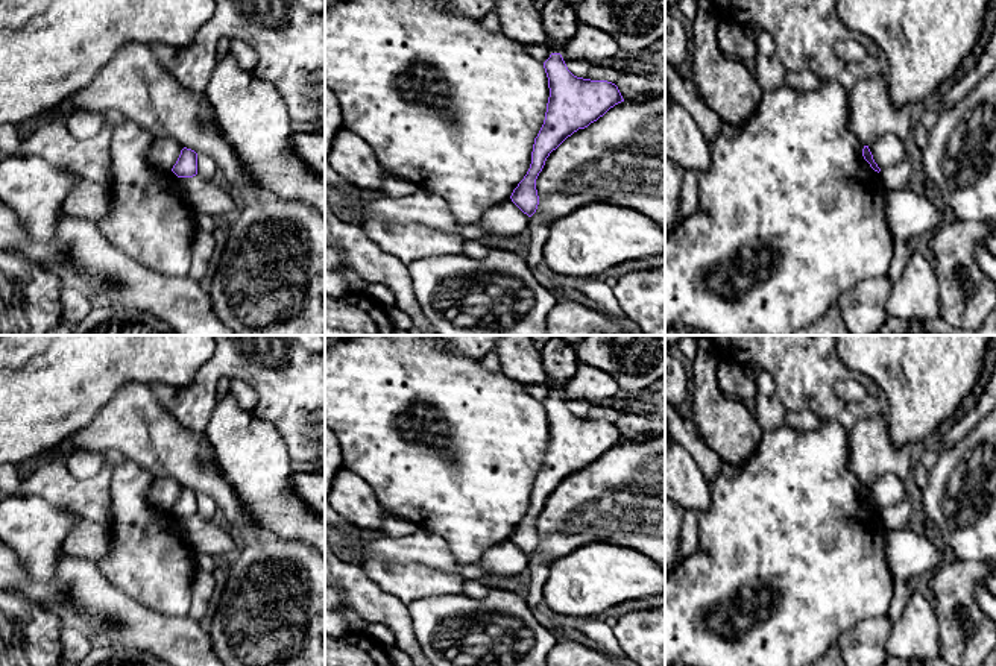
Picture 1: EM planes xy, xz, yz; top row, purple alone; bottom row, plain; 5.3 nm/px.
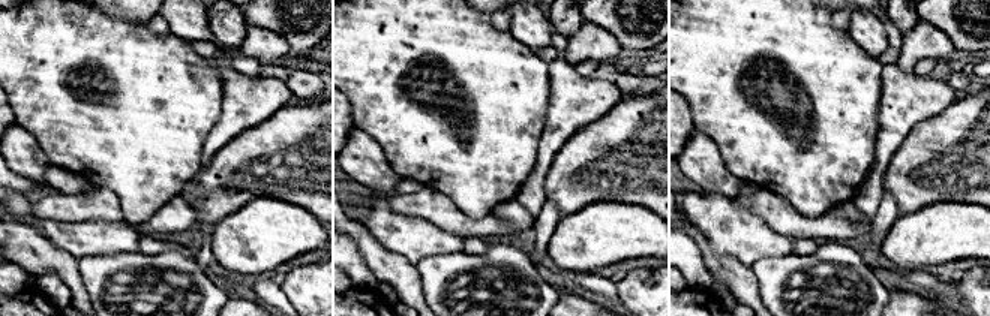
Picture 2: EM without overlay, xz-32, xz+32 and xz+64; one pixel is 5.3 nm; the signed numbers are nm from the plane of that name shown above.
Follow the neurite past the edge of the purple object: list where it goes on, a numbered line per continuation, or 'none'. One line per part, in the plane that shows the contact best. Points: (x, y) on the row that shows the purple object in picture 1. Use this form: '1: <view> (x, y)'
none

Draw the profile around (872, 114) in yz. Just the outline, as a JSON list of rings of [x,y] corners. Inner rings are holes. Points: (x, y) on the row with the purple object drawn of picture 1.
[[[887,74],[861,79],[849,91],[849,127],[859,143],[870,146],[884,135],[894,135],[903,141],[914,127],[911,106],[896,108],[890,100]]]

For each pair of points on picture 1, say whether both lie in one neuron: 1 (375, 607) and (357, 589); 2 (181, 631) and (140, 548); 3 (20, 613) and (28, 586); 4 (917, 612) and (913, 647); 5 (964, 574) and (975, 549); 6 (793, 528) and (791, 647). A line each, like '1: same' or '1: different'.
1: same
2: different
3: different
4: same
5: different
6: same

